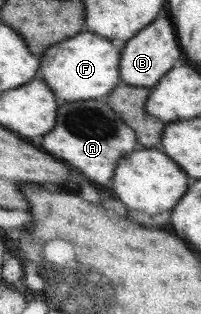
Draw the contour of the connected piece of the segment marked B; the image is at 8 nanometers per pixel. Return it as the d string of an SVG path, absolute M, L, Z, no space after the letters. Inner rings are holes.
M160 19L144 27L138 35L122 44L120 59L120 78L126 85L140 88L154 88L183 57L183 47L179 41L175 25L168 19Z

